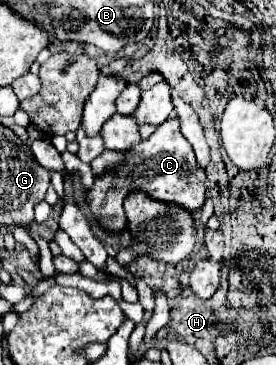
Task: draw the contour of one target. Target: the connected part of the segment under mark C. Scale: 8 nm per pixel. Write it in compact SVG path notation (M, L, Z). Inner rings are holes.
M169 119L161 123L149 139L131 147L131 151L125 151L123 155L125 155L125 161L119 167L99 175L93 187L85 195L85 203L89 205L95 221L99 221L99 225L107 233L121 233L127 229L123 201L127 199L131 191L139 191L139 189L143 191L145 187L149 187L149 191L145 189L145 195L149 195L151 199L185 207L189 213L197 213L203 207L207 199L205 169L197 167L197 161L193 159L193 149L189 147L189 141L181 135L177 119ZM147 177L149 177L149 183L147 183Z

